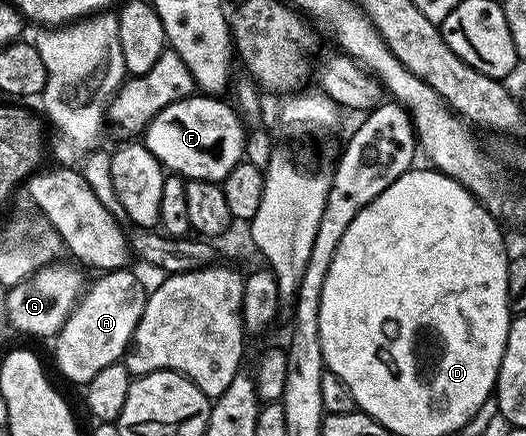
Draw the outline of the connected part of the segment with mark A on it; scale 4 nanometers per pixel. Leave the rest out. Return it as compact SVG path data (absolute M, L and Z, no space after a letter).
M125 268L101 273L100 279L81 293L72 315L55 335L56 366L70 381L86 384L102 368L123 359L146 301L146 289L130 271Z

